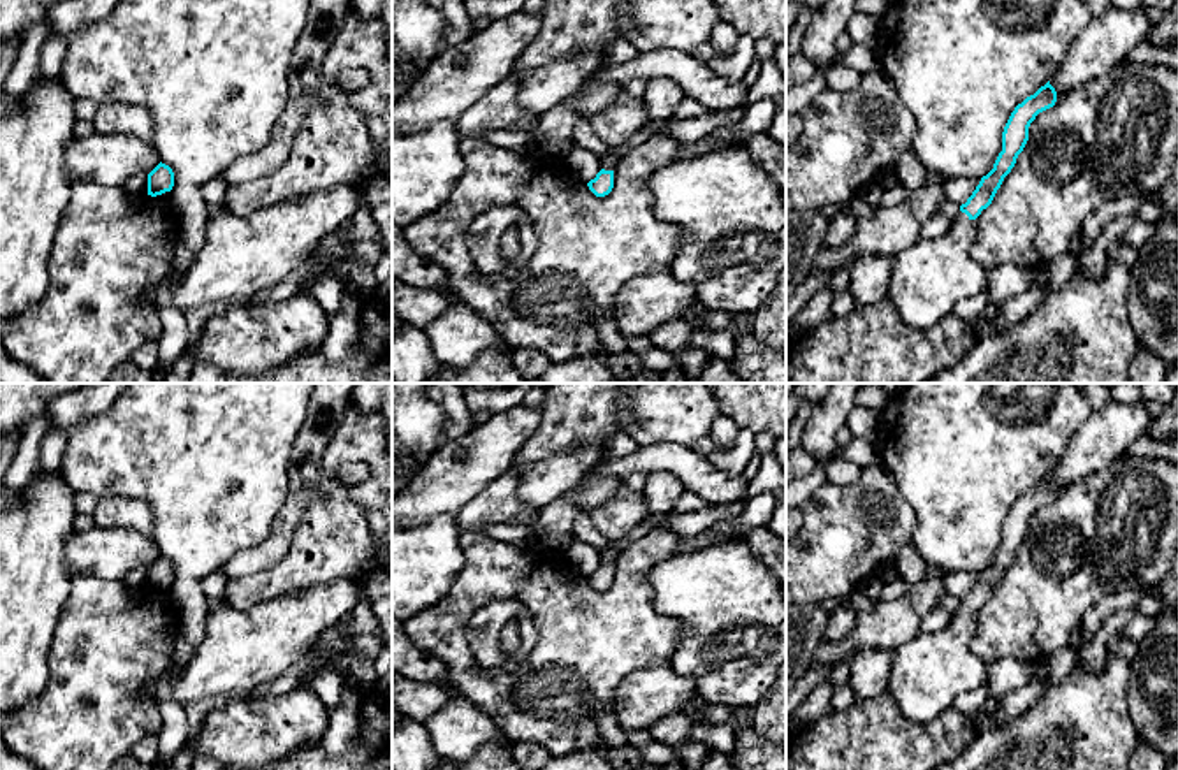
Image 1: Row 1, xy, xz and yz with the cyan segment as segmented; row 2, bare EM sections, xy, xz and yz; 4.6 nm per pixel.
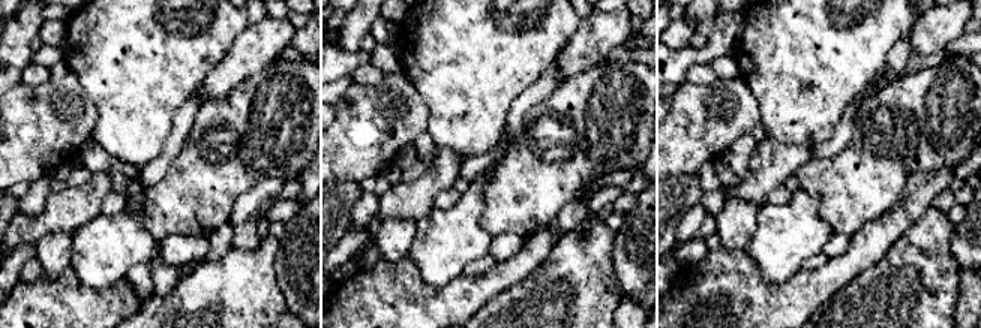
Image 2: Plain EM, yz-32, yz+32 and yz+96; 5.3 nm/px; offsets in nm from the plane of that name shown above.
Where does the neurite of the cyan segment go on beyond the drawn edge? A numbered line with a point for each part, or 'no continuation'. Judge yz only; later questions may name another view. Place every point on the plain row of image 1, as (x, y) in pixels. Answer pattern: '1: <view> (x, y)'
1: yz (927, 674)

